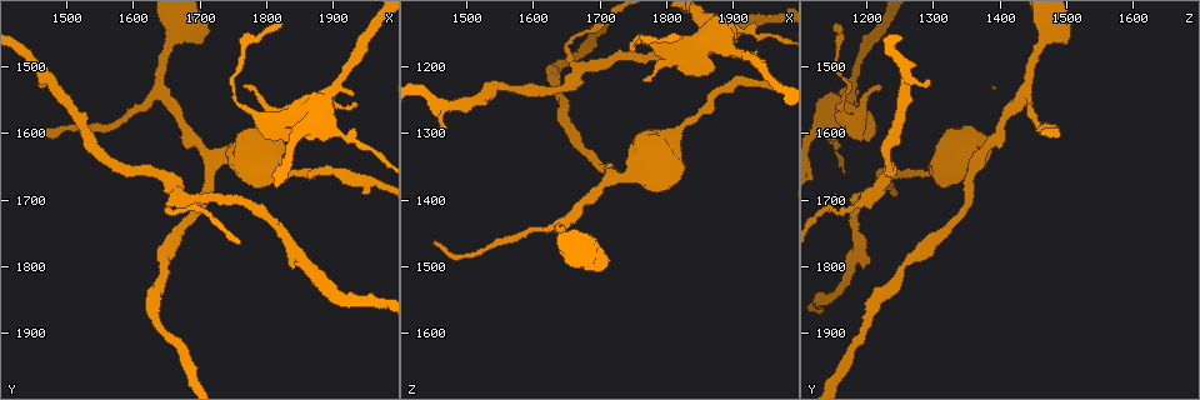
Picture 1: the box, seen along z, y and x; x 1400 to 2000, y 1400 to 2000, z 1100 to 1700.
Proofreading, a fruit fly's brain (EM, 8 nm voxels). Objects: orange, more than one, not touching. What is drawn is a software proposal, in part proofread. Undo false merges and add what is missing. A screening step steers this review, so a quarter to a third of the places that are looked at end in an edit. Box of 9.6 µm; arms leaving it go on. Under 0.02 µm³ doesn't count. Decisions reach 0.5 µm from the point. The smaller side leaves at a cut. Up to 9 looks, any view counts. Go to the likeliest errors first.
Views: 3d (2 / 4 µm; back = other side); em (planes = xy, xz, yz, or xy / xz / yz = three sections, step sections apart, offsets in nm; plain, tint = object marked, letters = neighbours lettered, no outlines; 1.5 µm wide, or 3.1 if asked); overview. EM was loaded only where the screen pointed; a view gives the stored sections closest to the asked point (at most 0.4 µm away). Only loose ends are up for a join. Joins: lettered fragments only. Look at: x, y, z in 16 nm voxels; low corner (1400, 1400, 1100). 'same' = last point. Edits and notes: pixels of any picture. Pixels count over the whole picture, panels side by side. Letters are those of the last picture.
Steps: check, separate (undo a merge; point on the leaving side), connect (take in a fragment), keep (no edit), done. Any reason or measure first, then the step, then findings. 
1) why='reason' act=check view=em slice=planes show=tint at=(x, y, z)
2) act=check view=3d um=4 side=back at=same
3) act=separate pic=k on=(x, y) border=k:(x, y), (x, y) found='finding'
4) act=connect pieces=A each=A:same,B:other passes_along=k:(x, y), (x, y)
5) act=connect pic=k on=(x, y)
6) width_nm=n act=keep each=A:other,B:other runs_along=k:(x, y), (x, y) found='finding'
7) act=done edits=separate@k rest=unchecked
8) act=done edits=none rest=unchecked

why='an open end' act=check view=em slice=planes show=letters at=(1460, 1525, 1295)

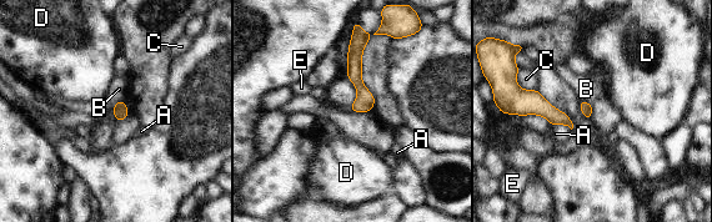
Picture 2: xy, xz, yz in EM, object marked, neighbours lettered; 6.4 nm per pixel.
longest_contact=C:180nm act=keep each=A:other,B:other,C:other,D:other,E:other border=2:(125, 99), (115, 104) found='no lettered fragment goes on from it'

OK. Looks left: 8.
why='an open end' act=check view=3d um=2 at=(1450, 1595, 1460)

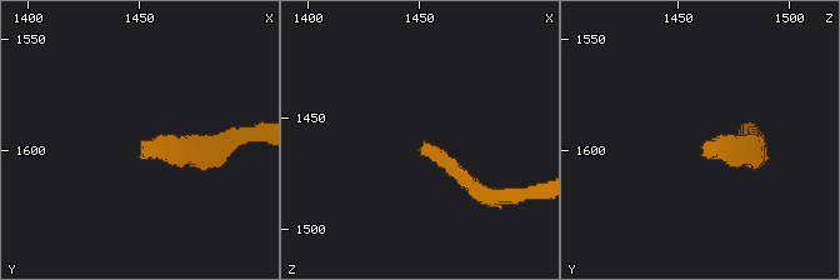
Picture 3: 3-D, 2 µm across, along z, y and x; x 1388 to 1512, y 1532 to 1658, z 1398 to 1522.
why='shape alone is not enough' act=check view=em slice=planes show=tint at=(1450, 1596, 1464)

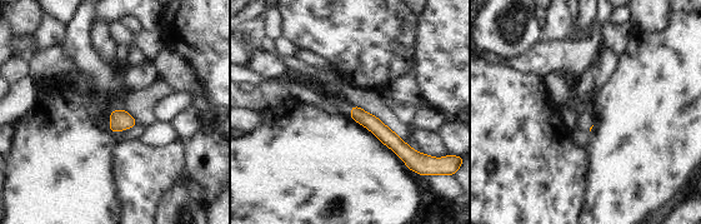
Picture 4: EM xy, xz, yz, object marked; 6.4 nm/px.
act=check view=em slice=planes show=letters at=same

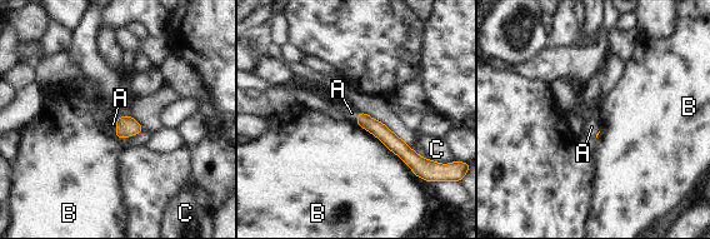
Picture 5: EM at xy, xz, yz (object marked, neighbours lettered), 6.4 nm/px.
act=connect pieces=A each=A:same,B:other,C:other found='it goes on there'

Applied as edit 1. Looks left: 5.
act=check view=em slice=yz step=4 show=letters at=(1765, 1530, 1225)

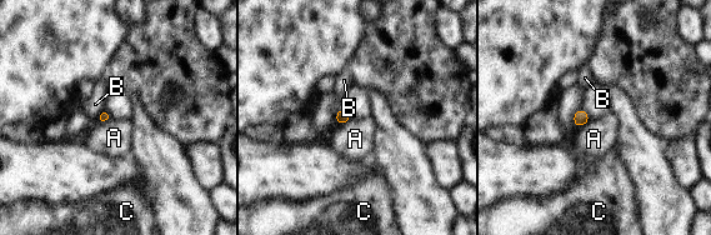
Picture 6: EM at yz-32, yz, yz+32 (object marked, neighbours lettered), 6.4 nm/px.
why='another direction' act=check view=em slice=planes show=letters at=same

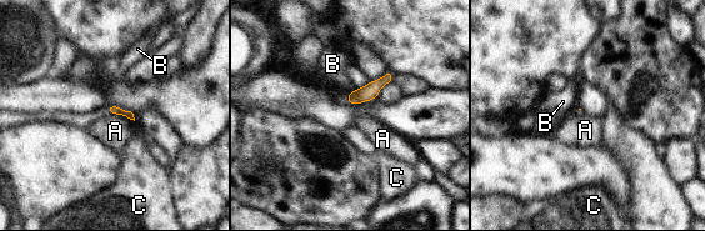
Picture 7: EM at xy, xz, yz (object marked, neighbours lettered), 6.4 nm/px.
act=keep each=A:other,B:other,C:other border=7:(110, 113), (124, 115), (134, 121) found='no lettered fragment goes on from it'

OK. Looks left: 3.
act=check view=em slice=yz step=4 show=tint at=(1645, 1540, 1440)

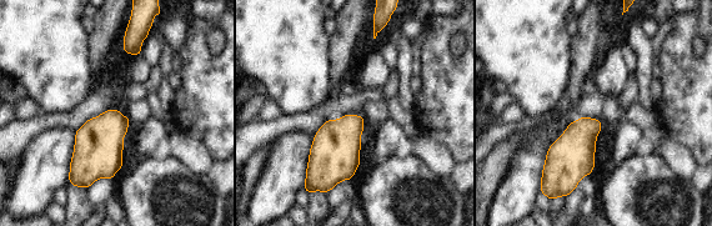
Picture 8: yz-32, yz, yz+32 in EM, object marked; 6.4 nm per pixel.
why='another direction' act=check view=em slice=xz step=8 show=letters at=same

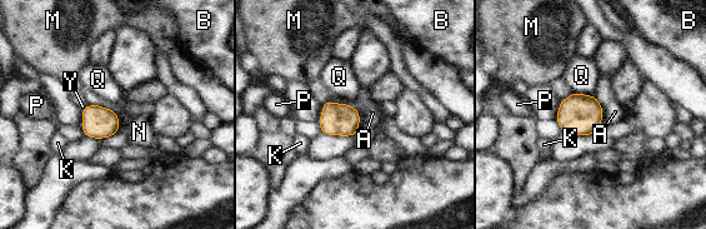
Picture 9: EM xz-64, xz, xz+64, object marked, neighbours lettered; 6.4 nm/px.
act=keep each=A:other,B:other,K:other,M:other,N:other,P:other,Q:other,Y:other border=9:(595, 96), (602, 110) found='continuous, no second cell'

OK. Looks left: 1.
act=done edits=connect@5 rest=unchecked

